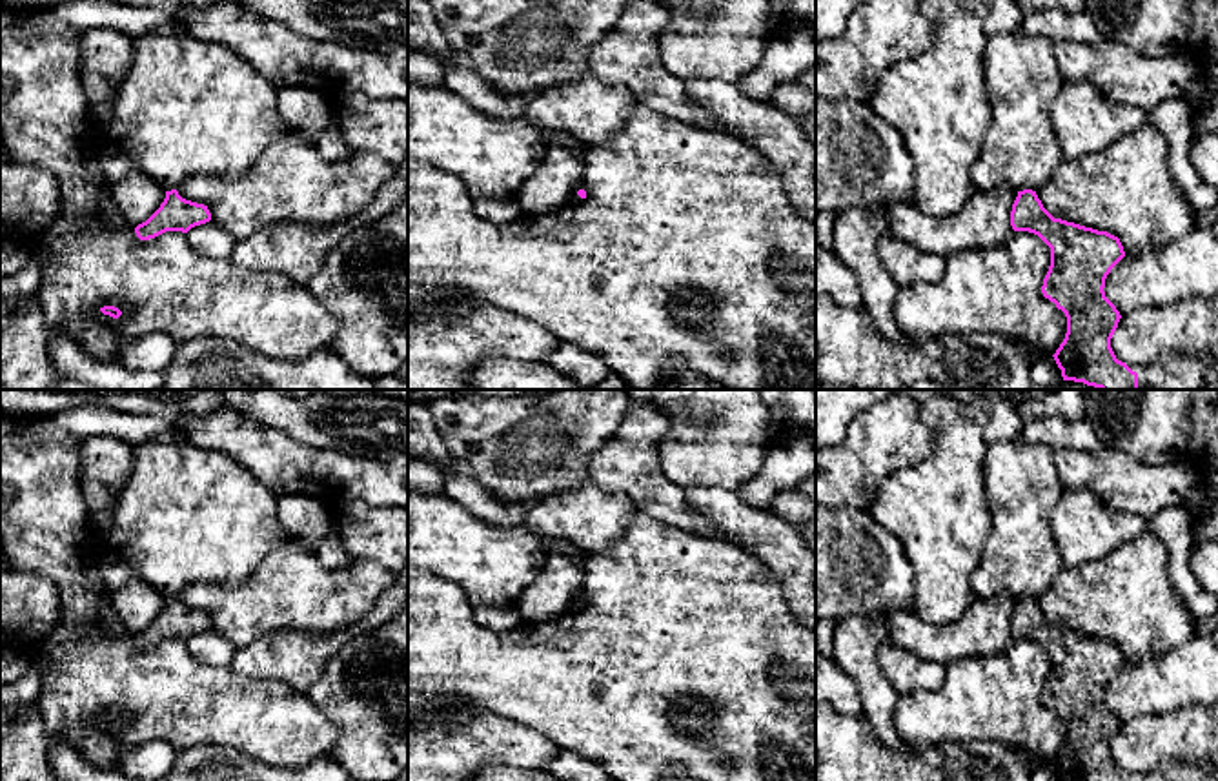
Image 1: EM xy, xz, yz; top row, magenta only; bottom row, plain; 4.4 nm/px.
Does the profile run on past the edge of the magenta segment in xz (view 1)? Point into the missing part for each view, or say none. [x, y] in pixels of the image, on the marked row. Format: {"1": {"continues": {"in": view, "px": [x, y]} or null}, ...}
{"1": {"continues": null}}

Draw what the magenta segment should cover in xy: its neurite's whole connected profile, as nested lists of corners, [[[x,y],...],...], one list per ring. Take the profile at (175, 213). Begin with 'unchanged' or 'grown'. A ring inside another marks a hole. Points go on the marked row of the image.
unchanged; [[[177,189],[166,191],[160,208],[135,228],[140,240],[155,238],[166,231],[188,233],[191,228],[211,220],[208,206],[186,200]]]

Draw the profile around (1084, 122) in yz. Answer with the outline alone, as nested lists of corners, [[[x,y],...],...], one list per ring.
[[[1089,80],[1063,84],[1051,118],[1065,158],[1098,153],[1147,124],[1143,109],[1103,100]]]

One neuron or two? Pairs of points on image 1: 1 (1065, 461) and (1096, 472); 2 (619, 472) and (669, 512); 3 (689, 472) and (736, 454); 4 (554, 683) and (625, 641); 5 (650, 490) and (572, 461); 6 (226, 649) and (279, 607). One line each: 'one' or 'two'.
1: one
2: one
3: one
4: one
5: two
6: two

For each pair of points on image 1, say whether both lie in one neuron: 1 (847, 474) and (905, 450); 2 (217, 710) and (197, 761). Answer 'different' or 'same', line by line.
1: same
2: different

